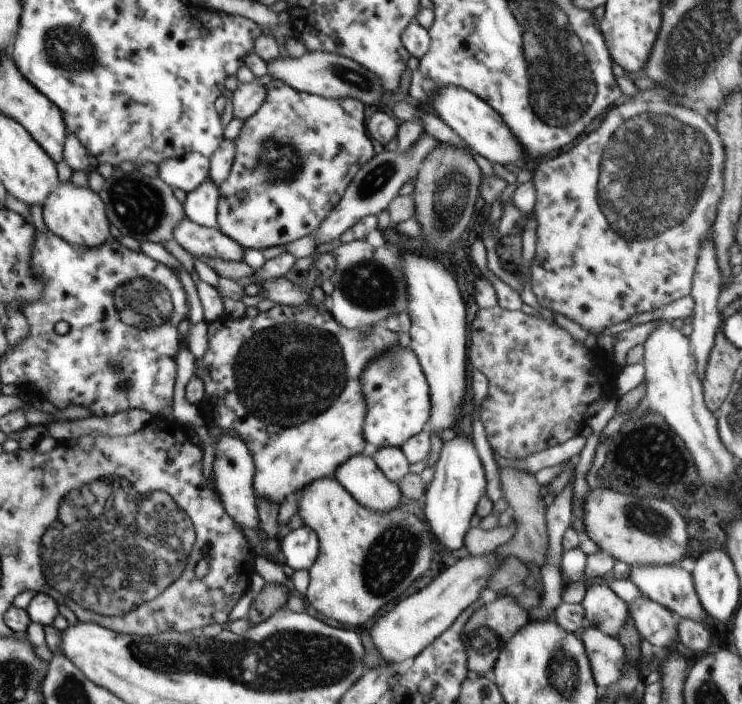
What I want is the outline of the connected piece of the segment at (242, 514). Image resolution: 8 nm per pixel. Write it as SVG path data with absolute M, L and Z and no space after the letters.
M224 432L220 434L220 439L214 442L214 462L212 467L212 482L218 492L218 498L226 510L226 514L239 524L246 526L250 530L259 528L260 519L257 511L258 496L254 492L253 478L255 475L254 458L247 444L242 439L233 438Z

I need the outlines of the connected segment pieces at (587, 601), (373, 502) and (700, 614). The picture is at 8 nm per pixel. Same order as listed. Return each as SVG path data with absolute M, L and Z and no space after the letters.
M604 580L590 584L576 597L584 608L585 622L591 623L608 636L618 637L628 618L628 604L620 599Z
M363 453L348 458L336 469L335 479L364 508L374 512L390 512L400 508L399 484L388 480L372 457Z
M679 564L631 567L629 578L636 584L636 588L642 592L643 596L662 604L664 608L668 608L678 618L682 617L692 620L692 622L698 622L698 624L702 624L707 629L710 629L714 624L712 623L712 618L706 614L706 610L700 604L698 594L695 592L692 573L682 569Z

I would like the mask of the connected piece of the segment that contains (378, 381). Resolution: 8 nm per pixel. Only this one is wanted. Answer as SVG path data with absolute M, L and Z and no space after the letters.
M394 346L388 354L372 358L364 372L360 374L360 386L366 402L366 418L362 436L376 448L384 446L400 448L406 440L422 432L430 418L430 389L426 375L416 356L416 352L404 346Z

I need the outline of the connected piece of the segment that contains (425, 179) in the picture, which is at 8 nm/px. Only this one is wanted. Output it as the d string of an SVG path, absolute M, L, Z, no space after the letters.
M439 143L438 148L426 156L414 184L414 218L422 226L421 236L428 238L428 244L434 250L446 252L456 238L466 233L475 212L481 180L481 168L468 150Z

